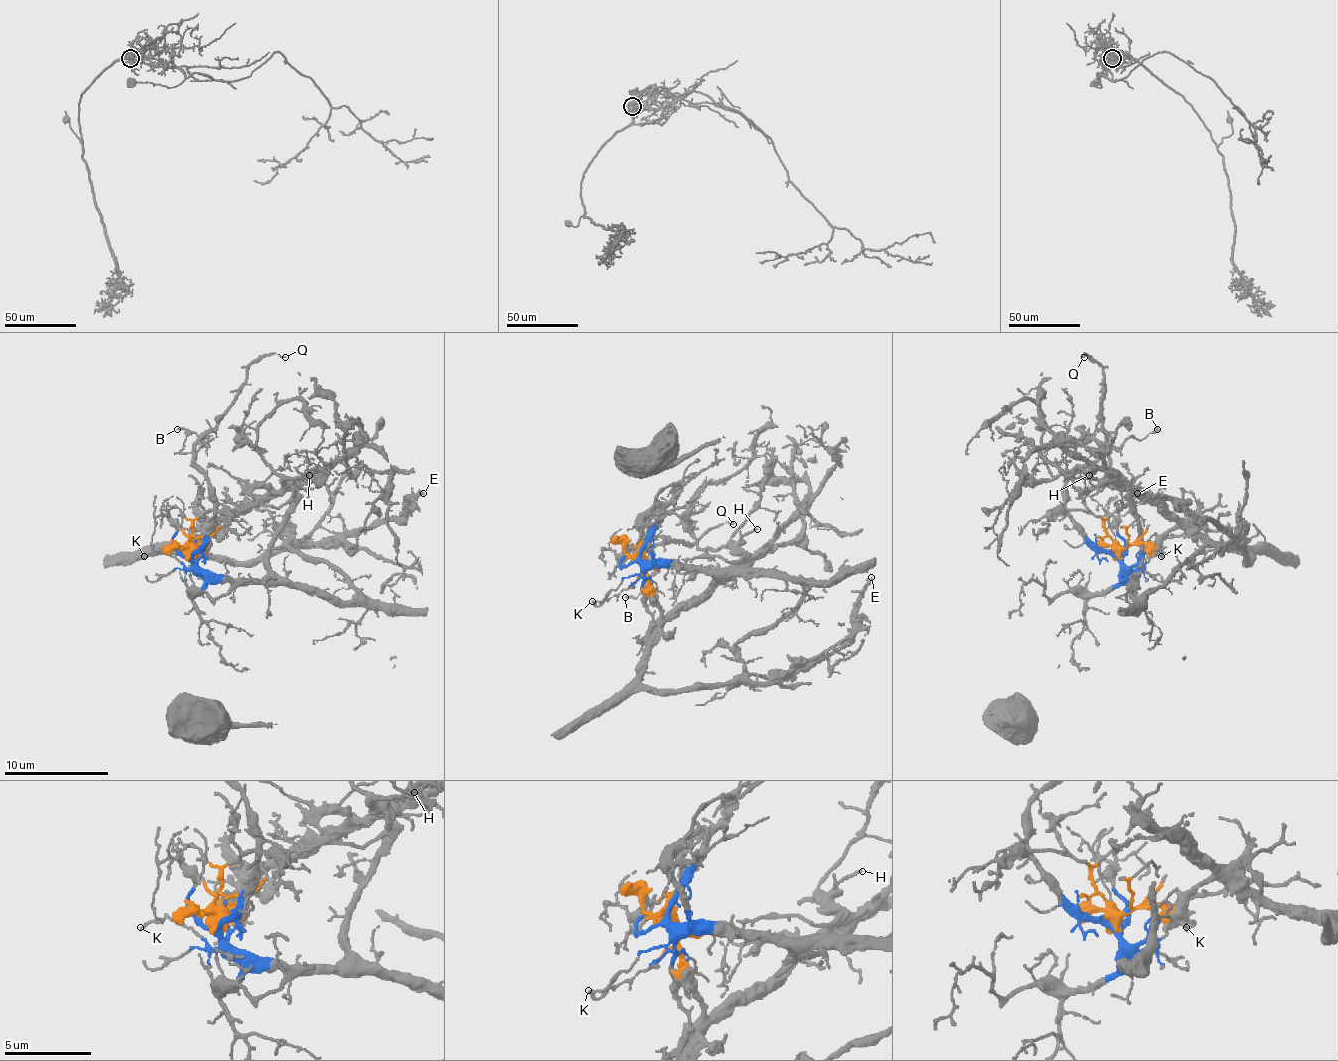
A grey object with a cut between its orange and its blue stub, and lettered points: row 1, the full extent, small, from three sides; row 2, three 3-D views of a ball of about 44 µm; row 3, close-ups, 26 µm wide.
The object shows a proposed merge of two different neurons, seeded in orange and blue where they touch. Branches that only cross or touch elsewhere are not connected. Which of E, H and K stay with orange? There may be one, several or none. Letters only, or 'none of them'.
E, H

